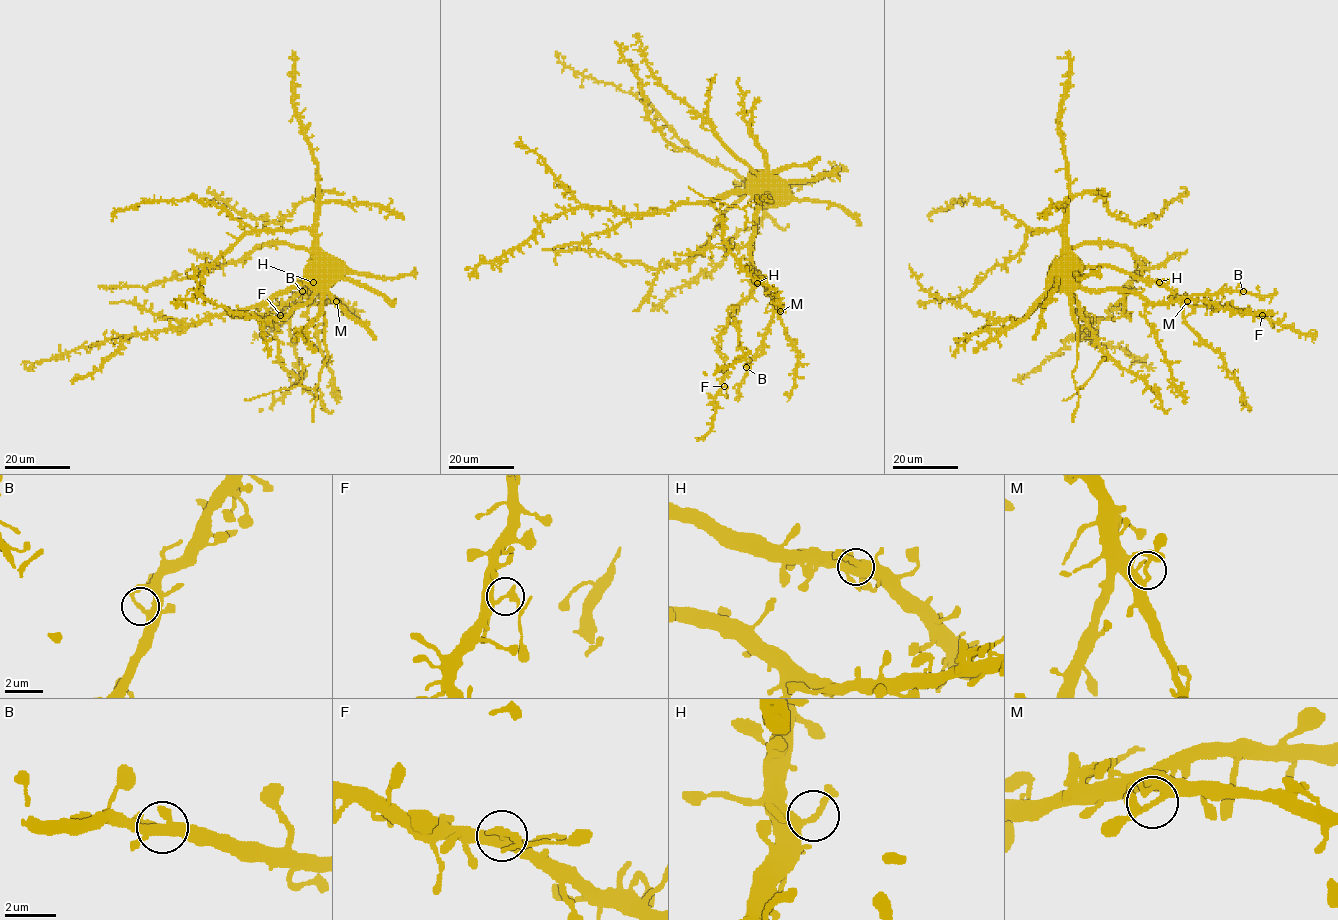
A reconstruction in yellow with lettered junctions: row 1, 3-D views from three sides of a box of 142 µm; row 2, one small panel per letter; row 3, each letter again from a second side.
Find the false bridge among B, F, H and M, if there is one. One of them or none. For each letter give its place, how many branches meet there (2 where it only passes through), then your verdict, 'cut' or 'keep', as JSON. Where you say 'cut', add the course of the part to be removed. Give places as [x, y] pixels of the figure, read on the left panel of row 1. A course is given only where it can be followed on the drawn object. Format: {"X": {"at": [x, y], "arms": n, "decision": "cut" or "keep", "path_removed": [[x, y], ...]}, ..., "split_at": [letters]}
{"B": {"at": [302, 291], "arms": 2, "decision": "keep"}, "F": {"at": [280, 315], "arms": 2, "decision": "cut"}, "H": {"at": [313, 282], "arms": 2, "decision": "keep"}, "M": {"at": [336, 301], "arms": 2, "decision": "keep"}, "split_at": ["F"]}

